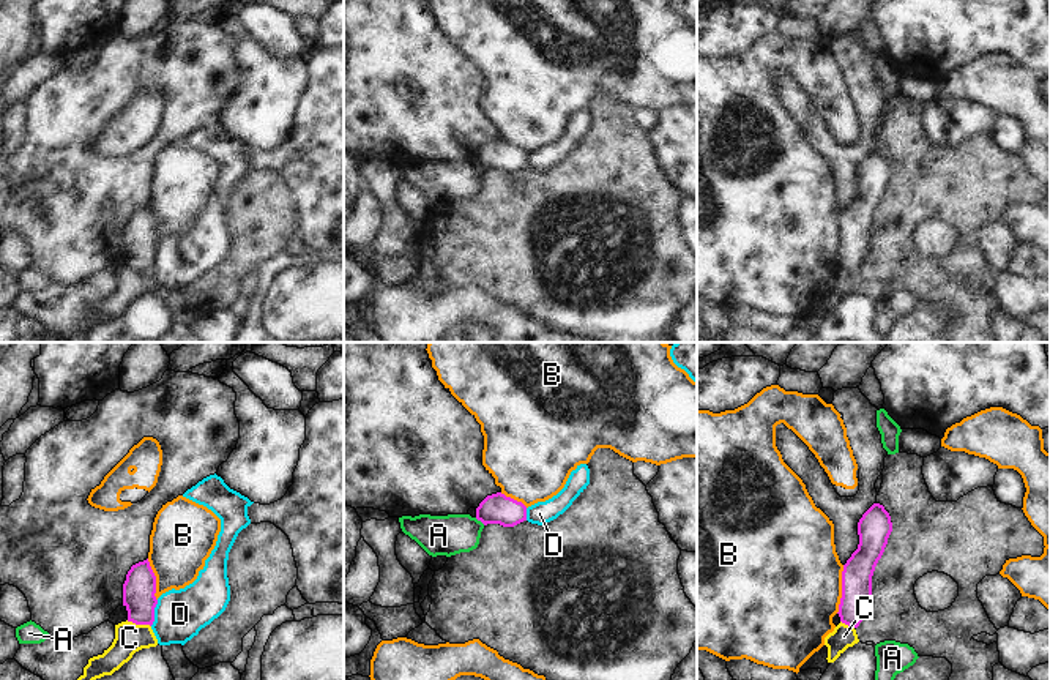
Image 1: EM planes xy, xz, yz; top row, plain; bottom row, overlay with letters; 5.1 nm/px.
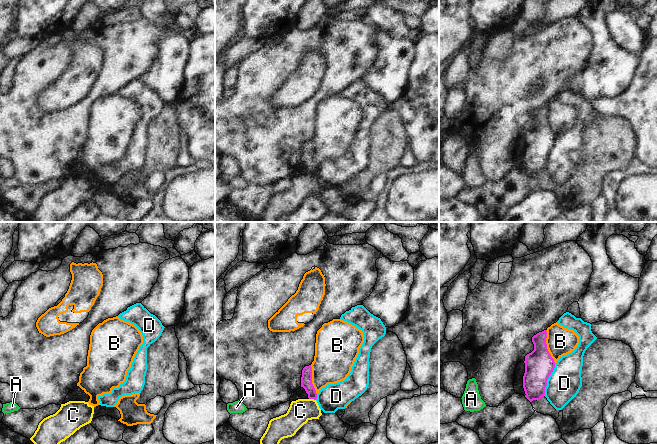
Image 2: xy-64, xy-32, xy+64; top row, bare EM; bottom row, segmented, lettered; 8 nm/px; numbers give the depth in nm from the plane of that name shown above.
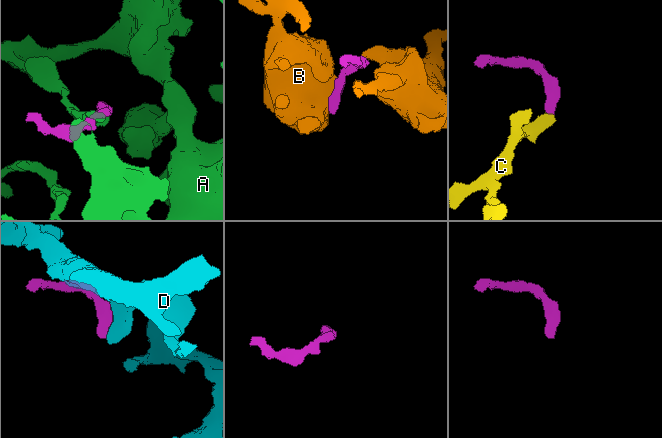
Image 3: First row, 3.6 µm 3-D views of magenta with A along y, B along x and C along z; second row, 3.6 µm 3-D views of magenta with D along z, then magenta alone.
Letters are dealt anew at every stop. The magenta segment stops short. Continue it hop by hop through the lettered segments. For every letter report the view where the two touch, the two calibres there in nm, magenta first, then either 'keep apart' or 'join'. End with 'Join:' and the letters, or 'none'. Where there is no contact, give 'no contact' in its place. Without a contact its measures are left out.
A: xz | 160/200 nm | keep apart
B: yz | 160/500 nm | keep apart
C: xy | 170/160 nm | keep apart
D: xy | 170/260 nm | keep apart
Join: none

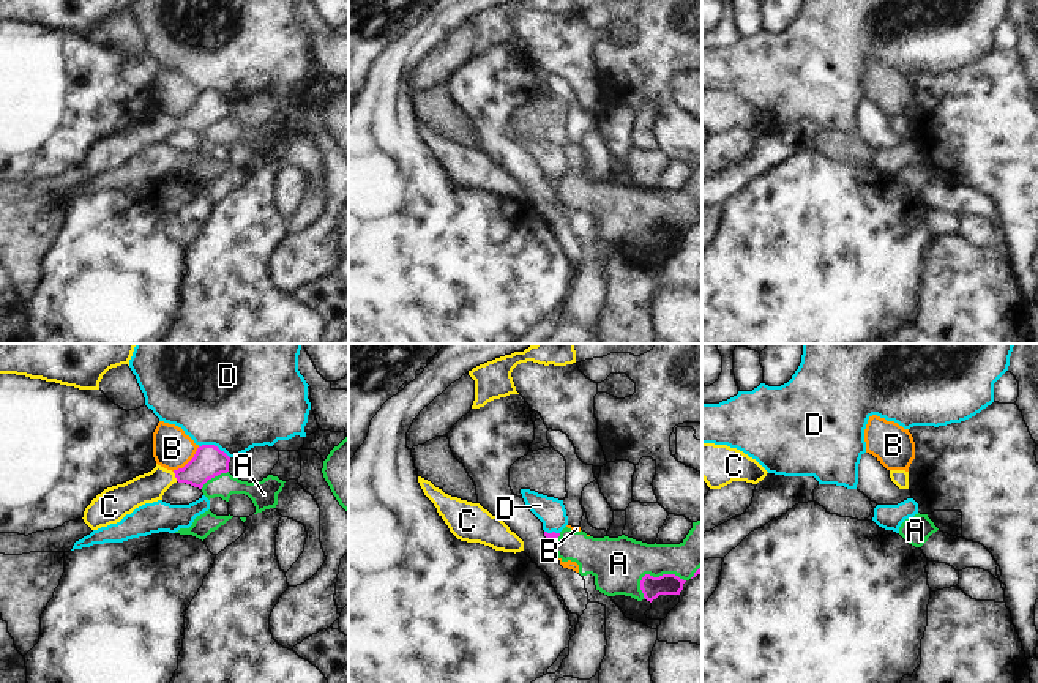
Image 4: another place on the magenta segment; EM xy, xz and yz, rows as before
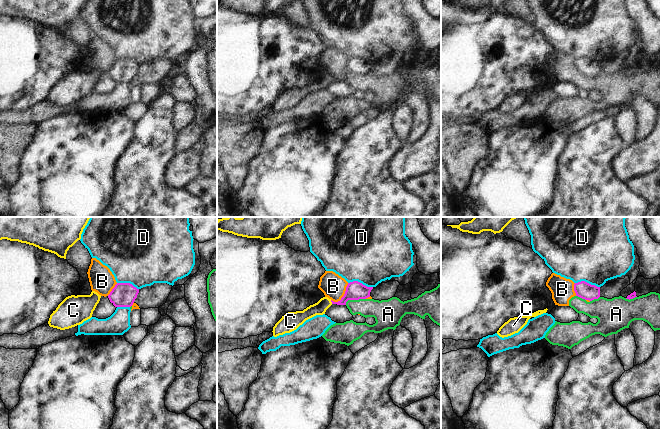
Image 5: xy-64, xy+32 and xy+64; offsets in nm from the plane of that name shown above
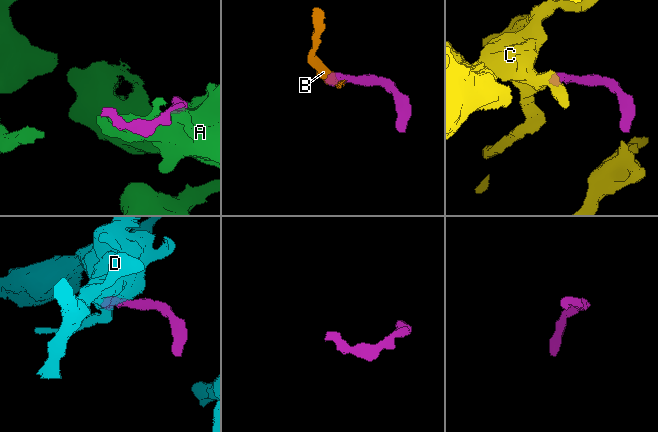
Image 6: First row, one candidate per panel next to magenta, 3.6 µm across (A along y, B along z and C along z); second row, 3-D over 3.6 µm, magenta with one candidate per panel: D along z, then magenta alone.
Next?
A: xz | 110/280 nm | keep apart
B: xy | 160/200 nm | keep apart
C: xy | 160/150 nm | join
D: xy | 160/500 nm | keep apart
Join: C

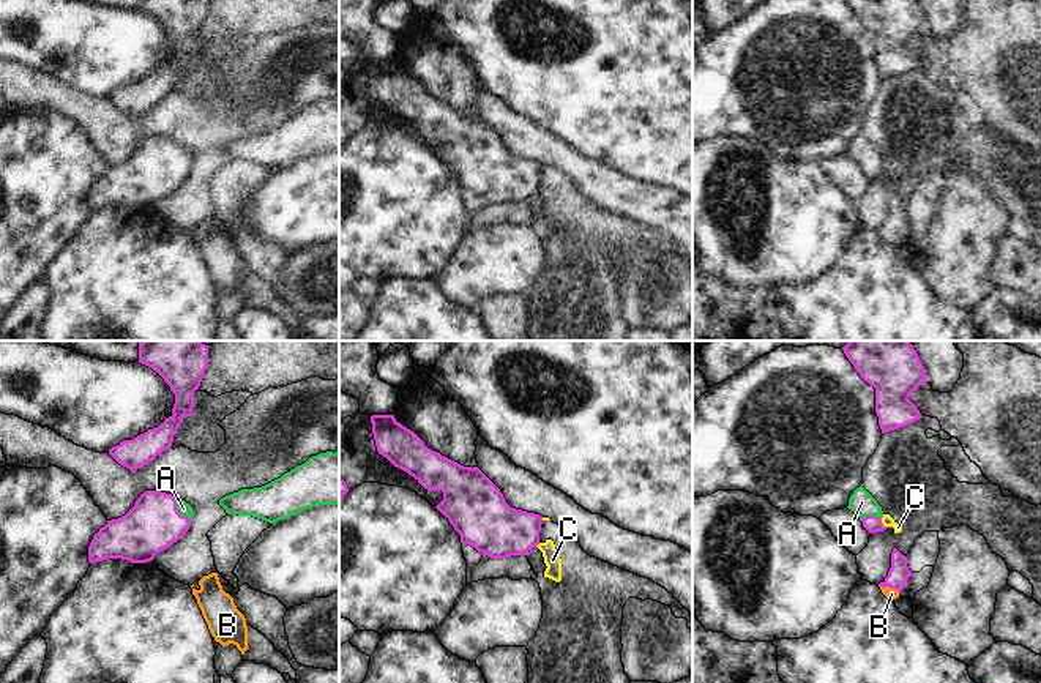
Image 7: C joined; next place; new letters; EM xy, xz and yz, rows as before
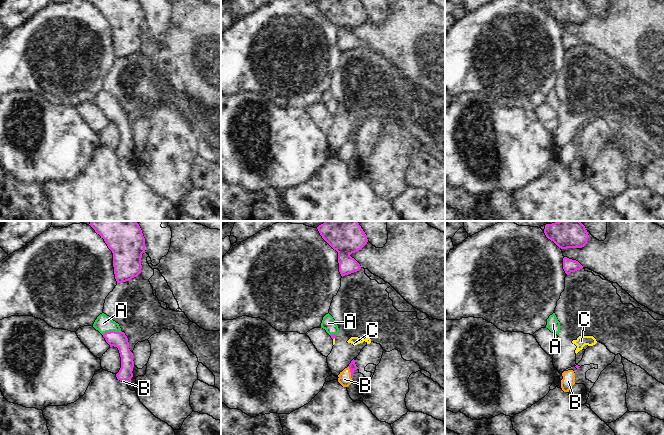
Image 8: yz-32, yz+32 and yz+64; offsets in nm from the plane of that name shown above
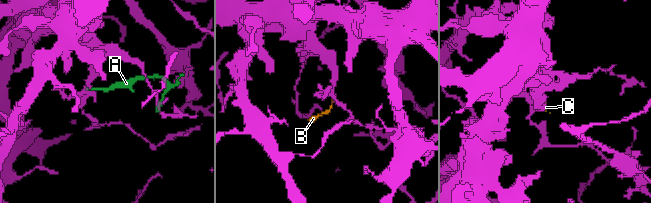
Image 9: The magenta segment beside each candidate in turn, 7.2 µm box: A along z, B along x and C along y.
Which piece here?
A: xy | 280/70 nm | join
B: yz | 110/60 nm | join
C: yz | 90/60 nm | keep apart
Join: A, B

